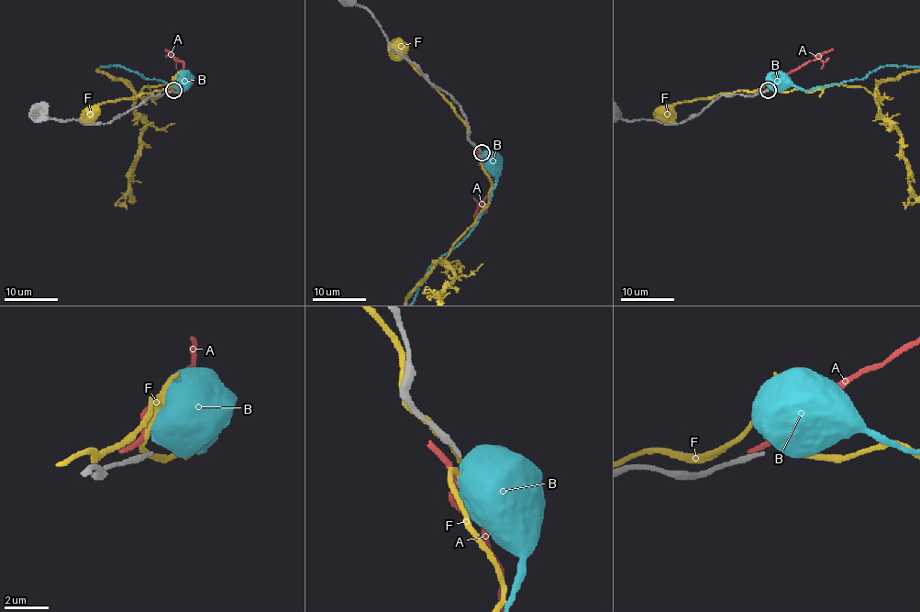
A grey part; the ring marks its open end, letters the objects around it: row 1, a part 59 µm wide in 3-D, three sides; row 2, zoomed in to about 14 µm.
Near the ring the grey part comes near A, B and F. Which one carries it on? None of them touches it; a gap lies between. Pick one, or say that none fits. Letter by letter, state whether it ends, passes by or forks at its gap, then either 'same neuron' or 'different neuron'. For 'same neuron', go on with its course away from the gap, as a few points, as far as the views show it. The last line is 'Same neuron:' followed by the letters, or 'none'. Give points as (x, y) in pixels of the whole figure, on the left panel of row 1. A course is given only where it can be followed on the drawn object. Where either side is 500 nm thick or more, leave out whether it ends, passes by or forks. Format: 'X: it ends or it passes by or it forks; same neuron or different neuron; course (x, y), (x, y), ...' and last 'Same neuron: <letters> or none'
A: it ends; different neuron
B: different neuron
F: it passes by; different neuron
Same neuron: none

